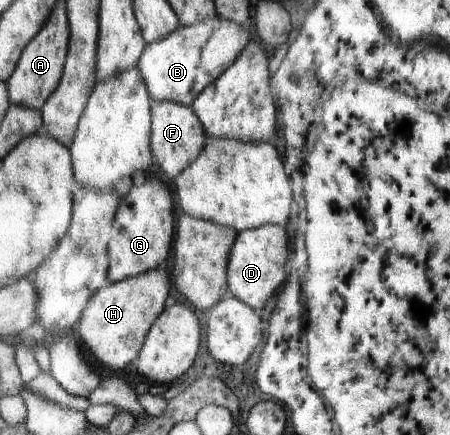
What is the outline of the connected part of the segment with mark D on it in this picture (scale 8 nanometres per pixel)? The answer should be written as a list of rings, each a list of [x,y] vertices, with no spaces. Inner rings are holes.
[[[264,225],[240,231],[234,239],[227,260],[227,290],[240,302],[247,304],[260,314],[266,302],[286,280],[288,262],[288,238],[280,225]]]

